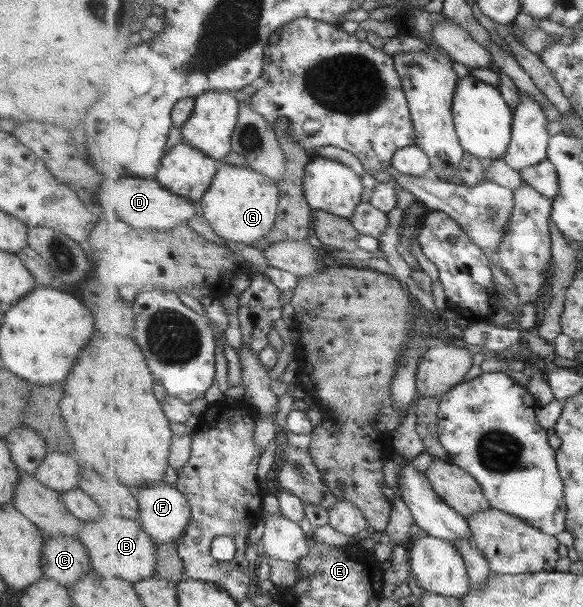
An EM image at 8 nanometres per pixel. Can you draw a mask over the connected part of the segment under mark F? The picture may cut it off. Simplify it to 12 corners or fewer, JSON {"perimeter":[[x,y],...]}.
{"perimeter":[[163,481],[135,491],[139,520],[157,546],[177,545],[193,516]]}

